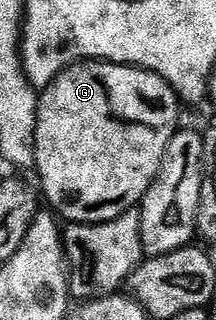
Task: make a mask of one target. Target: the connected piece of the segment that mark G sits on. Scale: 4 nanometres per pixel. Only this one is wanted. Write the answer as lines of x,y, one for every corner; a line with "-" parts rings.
80,60
74,66
62,70
49,85
42,87
39,94
37,108
37,132
35,133
35,165
34,173
39,173
38,185
41,187
42,197
52,211
60,219
71,224
94,224
96,222
112,222
127,210
134,210
142,202
145,192
159,175
165,152
171,143
171,137
180,129
179,109
181,103
175,90
161,76
148,70
140,70
138,66
119,66
116,62
100,62
98,60

